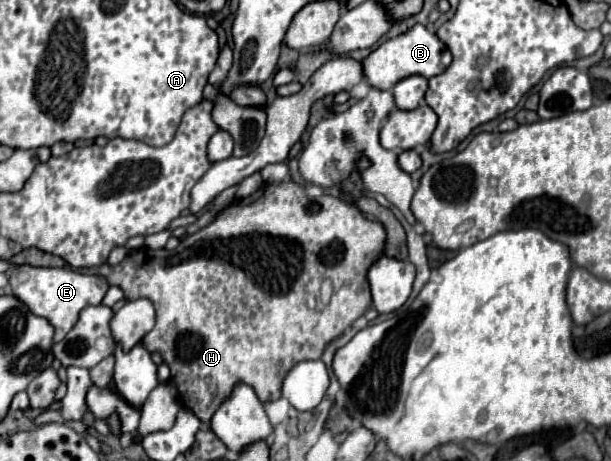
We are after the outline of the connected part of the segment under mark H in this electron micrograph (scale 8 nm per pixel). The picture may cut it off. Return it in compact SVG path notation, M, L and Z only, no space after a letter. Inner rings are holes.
M295 182L263 184L253 196L229 204L203 230L181 238L173 252L141 248L117 266L101 264L101 276L123 288L127 298L145 296L153 302L157 324L145 336L143 346L163 356L171 368L179 402L207 422L237 382L249 384L261 402L277 400L281 382L295 364L321 358L325 346L367 312L373 302L367 272L383 256L385 240L387 234L381 222L365 218L357 206L341 198L327 194L307 198ZM323 278L333 278L337 288L333 288L329 304L321 306L319 288Z

